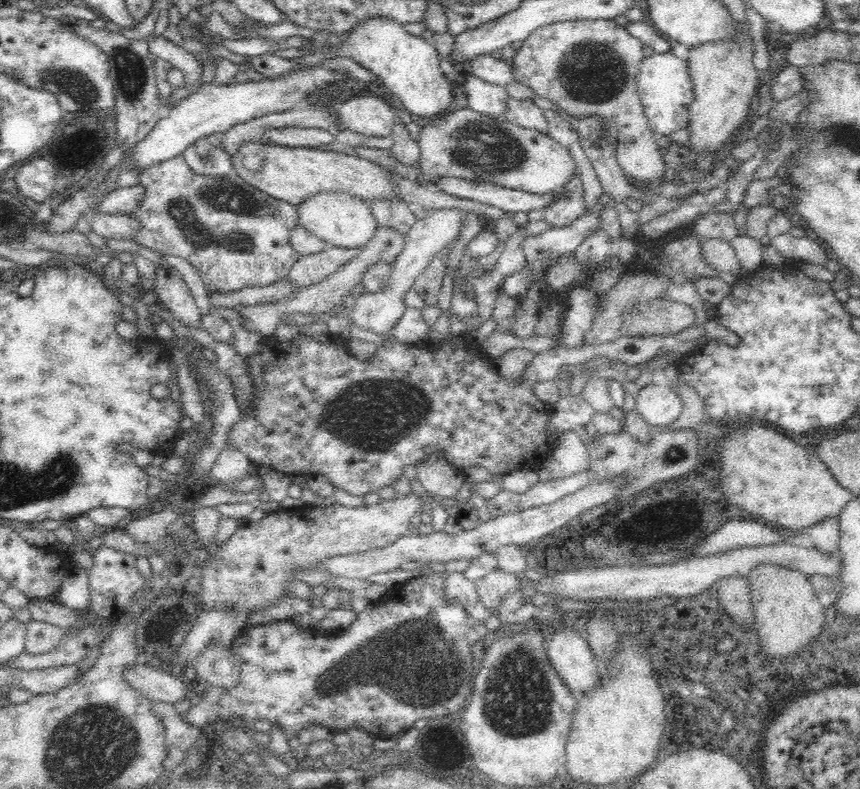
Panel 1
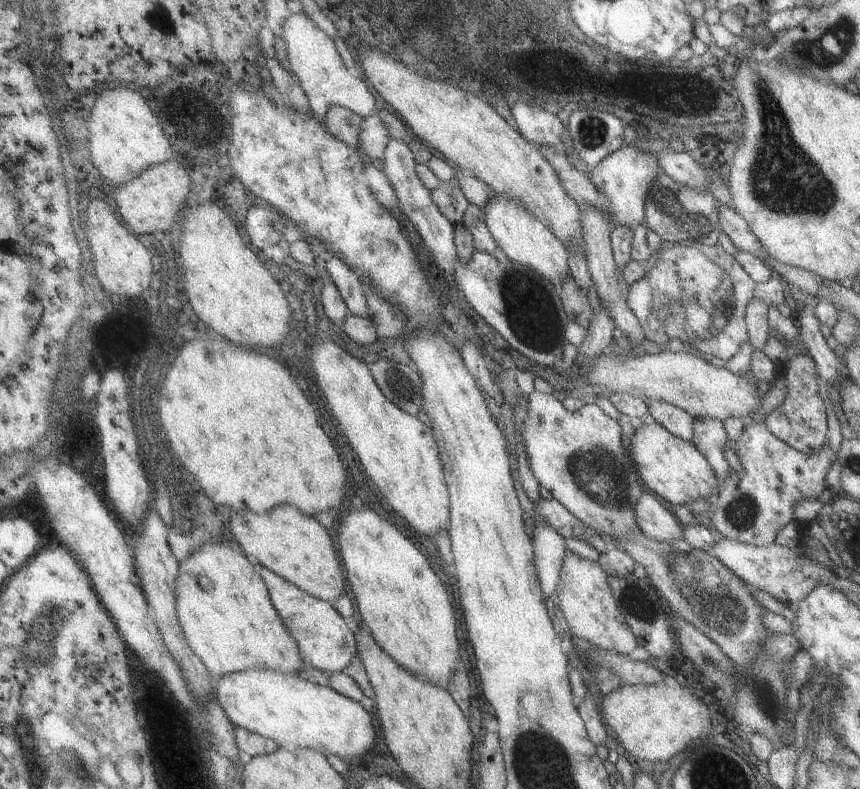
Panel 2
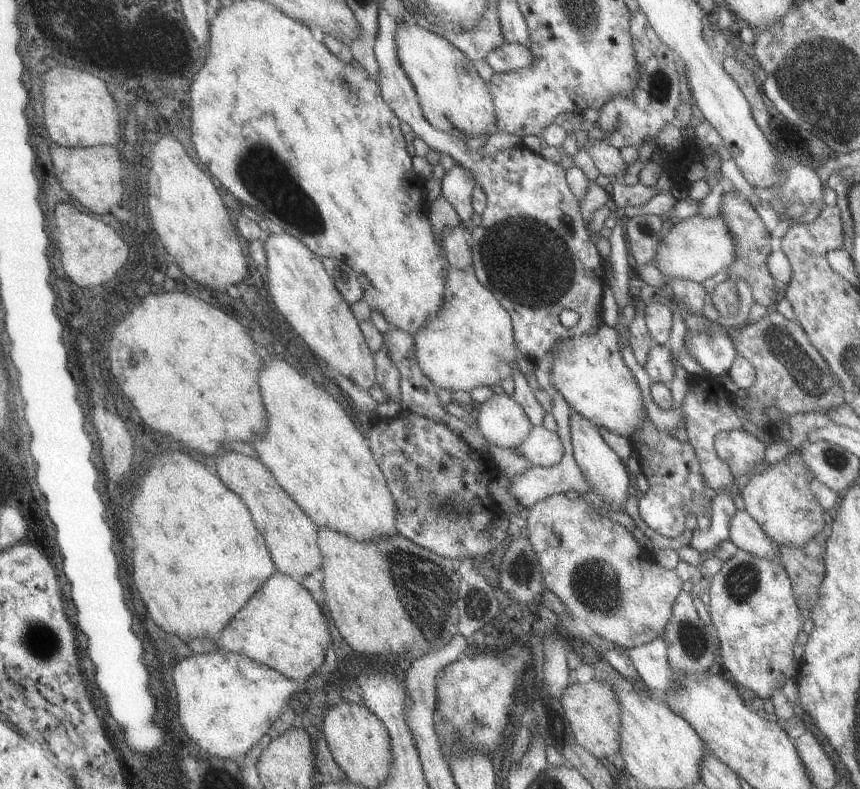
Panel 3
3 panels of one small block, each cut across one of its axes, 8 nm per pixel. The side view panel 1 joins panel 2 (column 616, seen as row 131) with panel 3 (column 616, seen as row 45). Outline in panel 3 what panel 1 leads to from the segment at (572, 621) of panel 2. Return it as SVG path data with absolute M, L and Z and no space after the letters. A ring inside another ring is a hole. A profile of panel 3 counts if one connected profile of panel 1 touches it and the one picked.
M552 494L539 500L524 516L544 588L560 599L572 619L586 622L595 635L625 649L648 644L663 636L674 600L682 591L684 582L674 569L666 569L650 558L649 549L640 546L626 527L601 515L582 496L571 500L566 494Z

